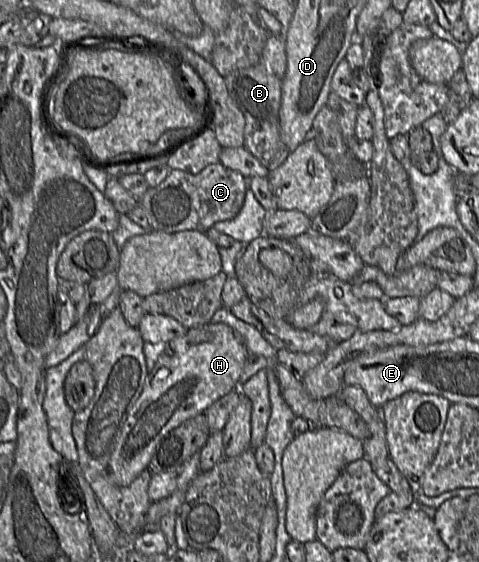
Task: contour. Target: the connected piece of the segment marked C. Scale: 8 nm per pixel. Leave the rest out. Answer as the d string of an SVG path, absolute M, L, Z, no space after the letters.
M221 163L211 164L200 173L193 175L181 170L171 170L165 180L154 188L149 188L140 200L139 205L145 210L150 227L153 230L174 233L185 230L206 232L220 221L231 220L241 211L245 194L248 189L248 180L238 171L226 168Z

